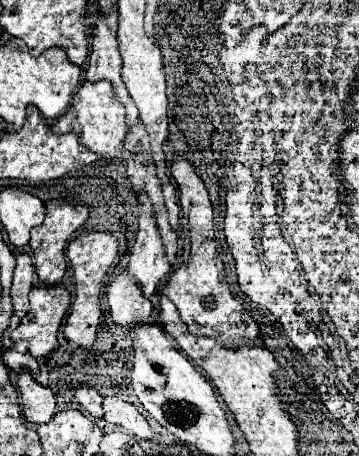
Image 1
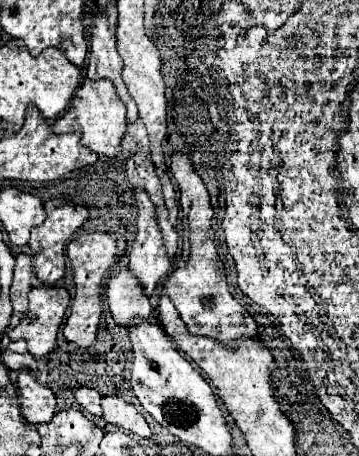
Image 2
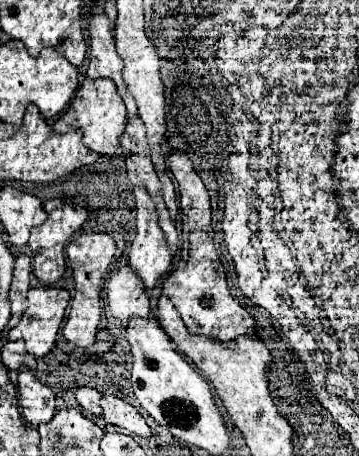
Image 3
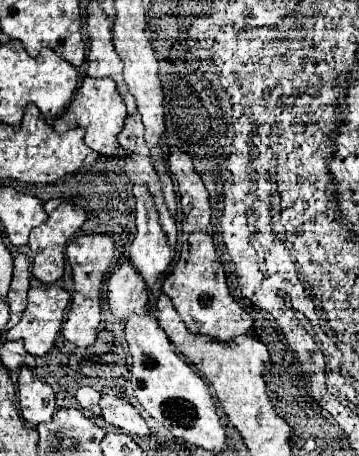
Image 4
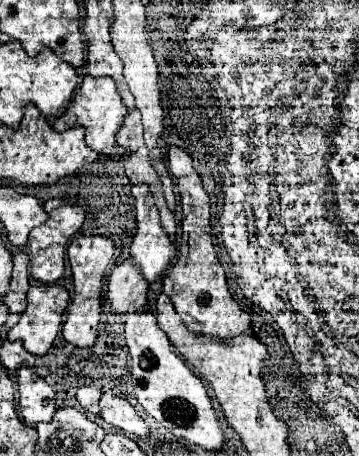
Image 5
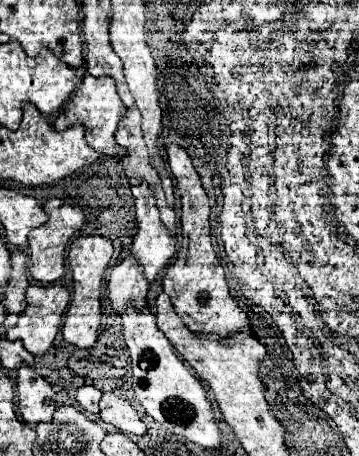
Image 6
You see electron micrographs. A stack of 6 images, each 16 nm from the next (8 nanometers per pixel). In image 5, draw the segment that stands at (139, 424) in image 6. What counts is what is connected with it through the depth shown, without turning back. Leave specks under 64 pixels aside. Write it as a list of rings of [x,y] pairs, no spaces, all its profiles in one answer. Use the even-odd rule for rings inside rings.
[[[104,394],[100,400],[100,416],[104,422],[120,428],[126,434],[148,436],[146,422],[138,416],[138,412],[128,400],[122,400],[112,394]]]

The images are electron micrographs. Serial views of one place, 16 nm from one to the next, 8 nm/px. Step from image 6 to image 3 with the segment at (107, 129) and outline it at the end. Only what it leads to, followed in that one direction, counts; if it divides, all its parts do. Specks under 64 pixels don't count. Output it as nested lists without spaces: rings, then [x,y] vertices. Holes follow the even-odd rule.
[[[84,78],[82,86],[76,90],[68,110],[54,122],[54,132],[64,134],[72,130],[82,130],[82,142],[94,150],[96,154],[102,156],[118,156],[118,158],[128,158],[130,154],[120,146],[120,136],[124,134],[126,128],[126,108],[120,96],[116,96],[116,88],[112,80],[100,78],[100,80],[88,80]]]

